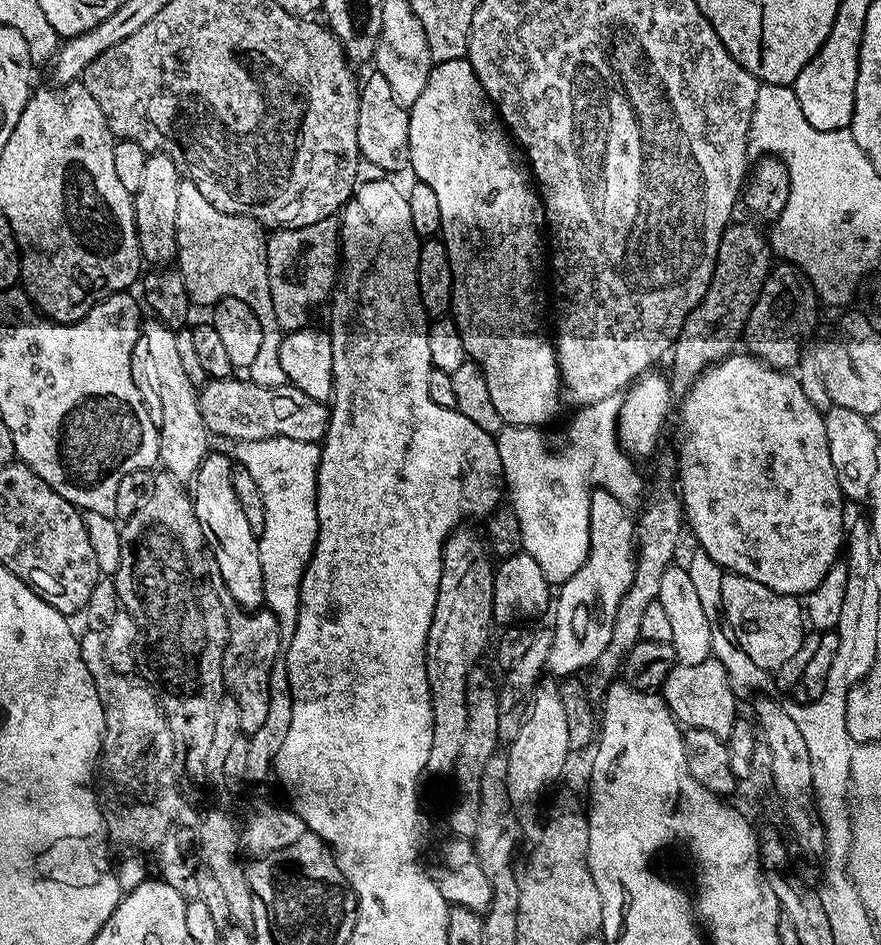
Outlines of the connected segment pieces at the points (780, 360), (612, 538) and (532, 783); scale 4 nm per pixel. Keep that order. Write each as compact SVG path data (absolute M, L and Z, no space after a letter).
M780 262L769 271L767 278L764 280L762 290L758 294L758 298L754 302L754 310L750 310L750 318L744 327L744 335L742 344L751 355L755 356L764 364L770 364L774 368L781 370L792 370L799 365L802 359L800 353L800 335L804 332L808 320L812 320L816 316L816 304L818 305L818 297L816 289L813 288L811 280L805 272L800 271L794 264Z
M605 488L593 489L590 498L590 544L586 562L572 574L566 583L559 587L557 600L555 597L552 608L554 622L552 622L552 642L550 657L547 659L547 671L556 678L563 678L571 674L578 674L582 669L591 669L602 656L602 651L610 644L614 615L633 582L636 569L635 556L635 521L630 518L631 512L620 499L606 491Z
M545 679L537 684L526 722L522 722L522 730L510 742L507 747L509 750L506 750L509 791L517 805L523 806L538 799L563 774L570 757L569 742L560 685L555 679Z

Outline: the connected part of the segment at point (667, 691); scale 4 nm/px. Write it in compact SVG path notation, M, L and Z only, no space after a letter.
M709 658L697 665L677 663L676 669L664 683L662 695L672 715L681 725L698 730L710 730L710 734L718 734L718 738L727 741L730 729L738 718L738 692L729 682L722 662Z

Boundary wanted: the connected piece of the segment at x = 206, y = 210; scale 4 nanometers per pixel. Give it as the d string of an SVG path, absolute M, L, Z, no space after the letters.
M181 179L178 186L178 214L176 215L176 254L180 264L179 279L184 281L188 291L189 301L193 305L208 304L214 306L226 298L238 298L254 310L254 318L262 326L265 334L279 333L281 328L273 308L274 299L271 286L268 284L268 250L269 245L264 242L265 229L254 218L249 216L235 216L218 210L212 204L212 198L205 194L203 187L195 179Z

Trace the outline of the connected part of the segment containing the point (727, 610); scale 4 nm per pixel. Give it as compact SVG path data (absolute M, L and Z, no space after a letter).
M736 572L724 574L720 582L720 602L723 608L723 623L736 641L743 659L754 662L756 668L777 670L784 662L789 661L798 651L806 631L806 617L801 601L794 596L784 596L780 592L762 586L750 578Z

